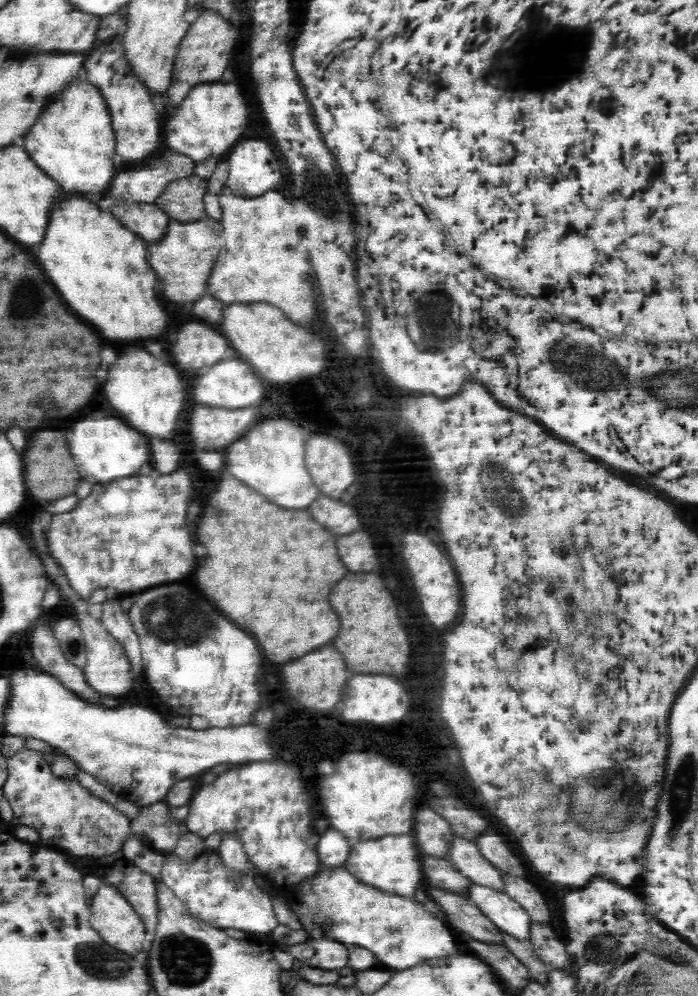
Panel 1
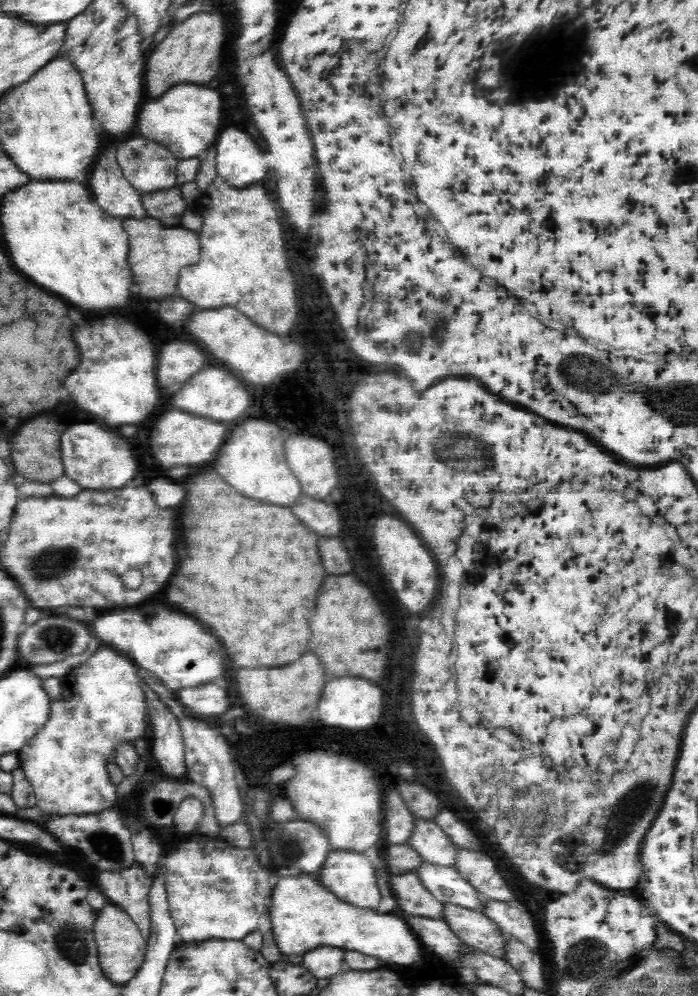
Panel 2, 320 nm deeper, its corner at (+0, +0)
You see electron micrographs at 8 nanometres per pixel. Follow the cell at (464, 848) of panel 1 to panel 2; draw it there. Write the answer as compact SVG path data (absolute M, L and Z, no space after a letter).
M414 818L414 828L406 844L418 852L424 863L455 864L456 846L433 820Z

